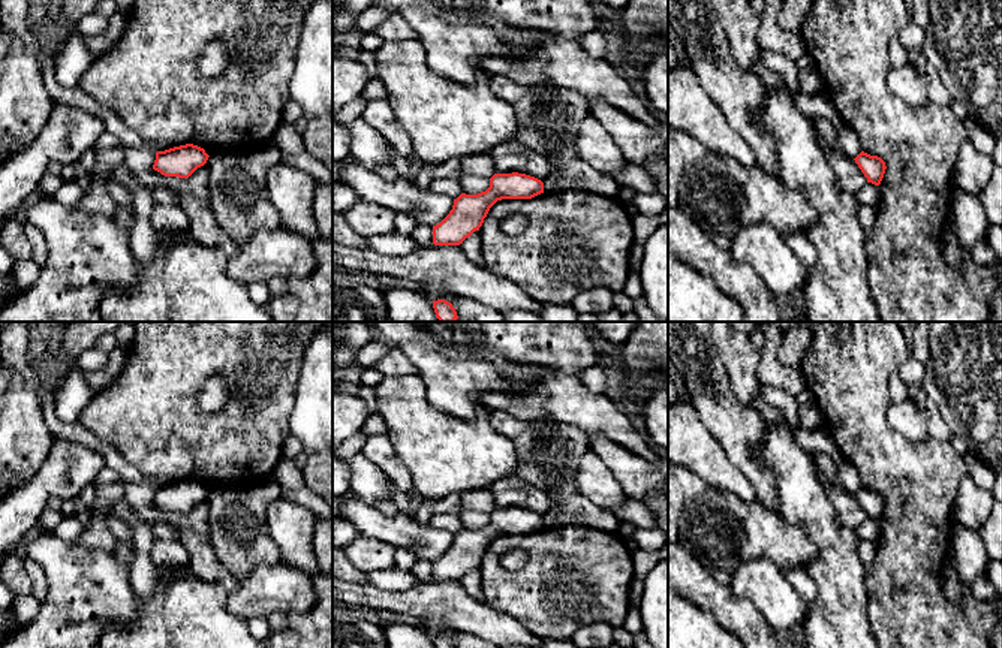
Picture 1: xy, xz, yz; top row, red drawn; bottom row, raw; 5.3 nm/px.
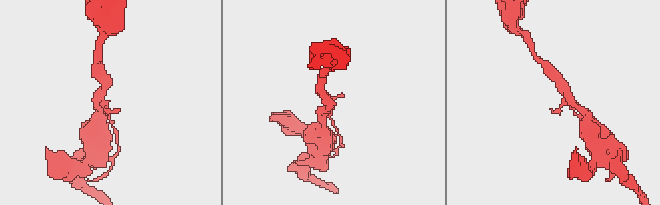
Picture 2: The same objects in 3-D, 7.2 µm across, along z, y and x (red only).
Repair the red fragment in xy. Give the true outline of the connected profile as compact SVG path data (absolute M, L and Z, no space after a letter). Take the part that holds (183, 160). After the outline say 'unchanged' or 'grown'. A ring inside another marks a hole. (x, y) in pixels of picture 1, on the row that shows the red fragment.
M186 144L156 153L153 169L165 177L189 178L198 168L208 160L204 148Z | unchanged

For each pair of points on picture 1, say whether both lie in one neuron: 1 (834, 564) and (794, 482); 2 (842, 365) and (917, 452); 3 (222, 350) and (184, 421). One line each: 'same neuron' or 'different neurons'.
1: same neuron
2: same neuron
3: same neuron

